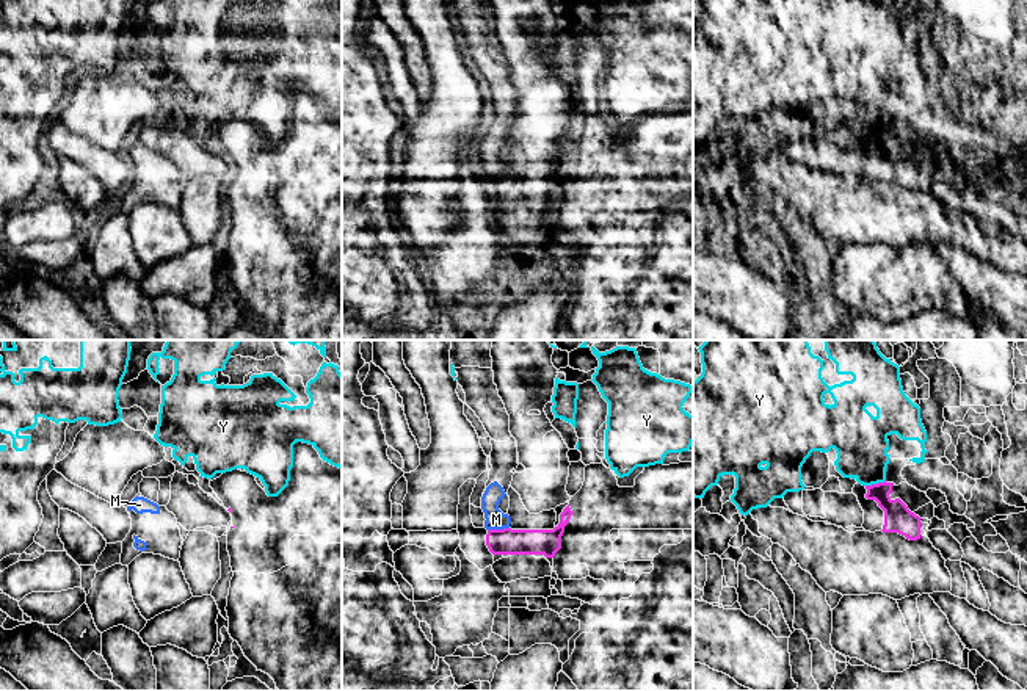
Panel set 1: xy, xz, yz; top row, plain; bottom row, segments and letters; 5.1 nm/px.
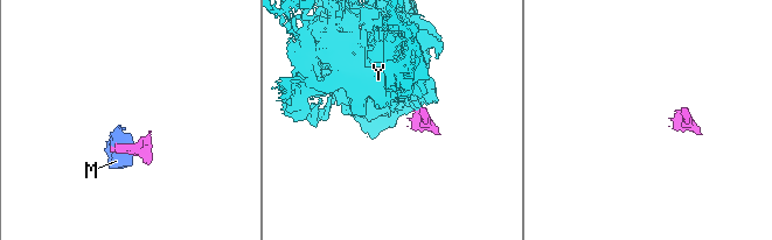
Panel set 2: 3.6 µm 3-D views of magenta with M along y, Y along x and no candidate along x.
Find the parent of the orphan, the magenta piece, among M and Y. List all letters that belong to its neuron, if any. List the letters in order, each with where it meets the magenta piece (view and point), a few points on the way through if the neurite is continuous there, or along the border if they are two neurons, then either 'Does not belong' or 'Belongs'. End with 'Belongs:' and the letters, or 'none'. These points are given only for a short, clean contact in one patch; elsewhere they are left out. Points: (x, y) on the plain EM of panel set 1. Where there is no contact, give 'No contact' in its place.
M: Touches magenta at xz (497, 179). Boundary: xz (508, 176), (488, 179). Does not belong
Y: Touches magenta at yz (875, 133). Does not belong
Belongs: none

